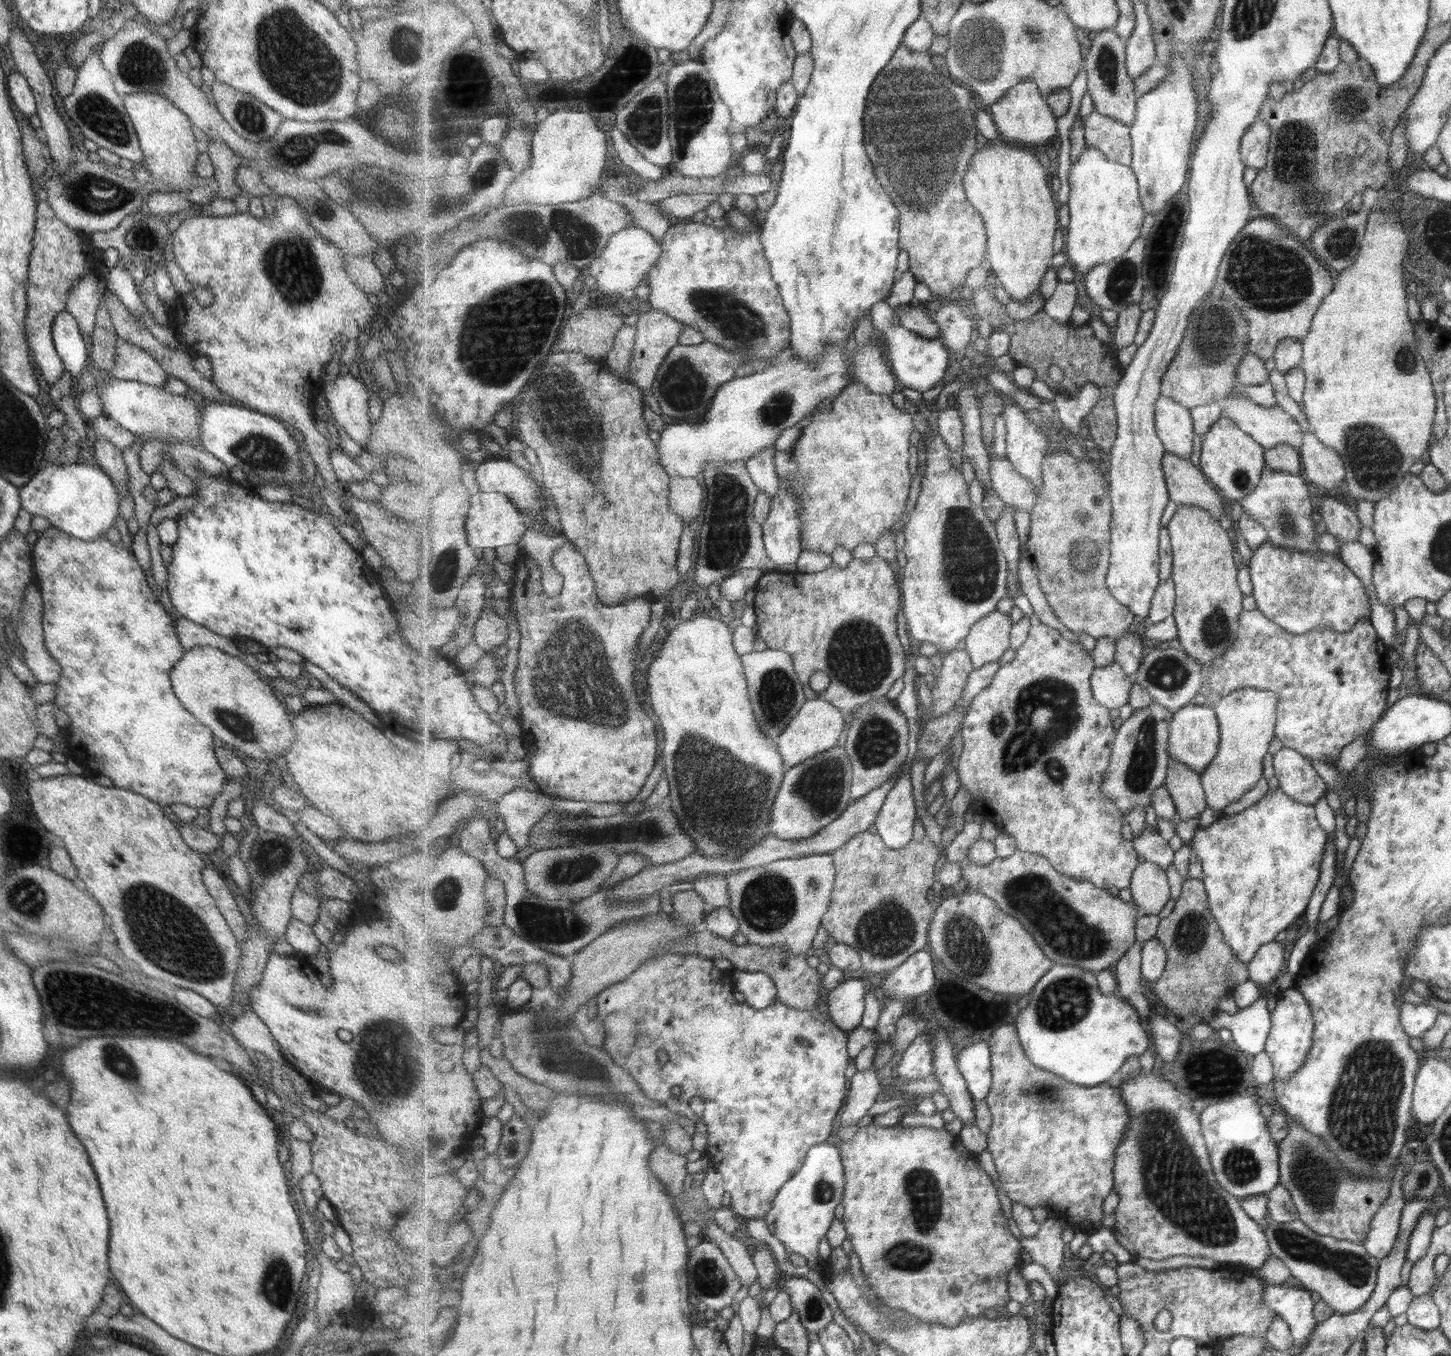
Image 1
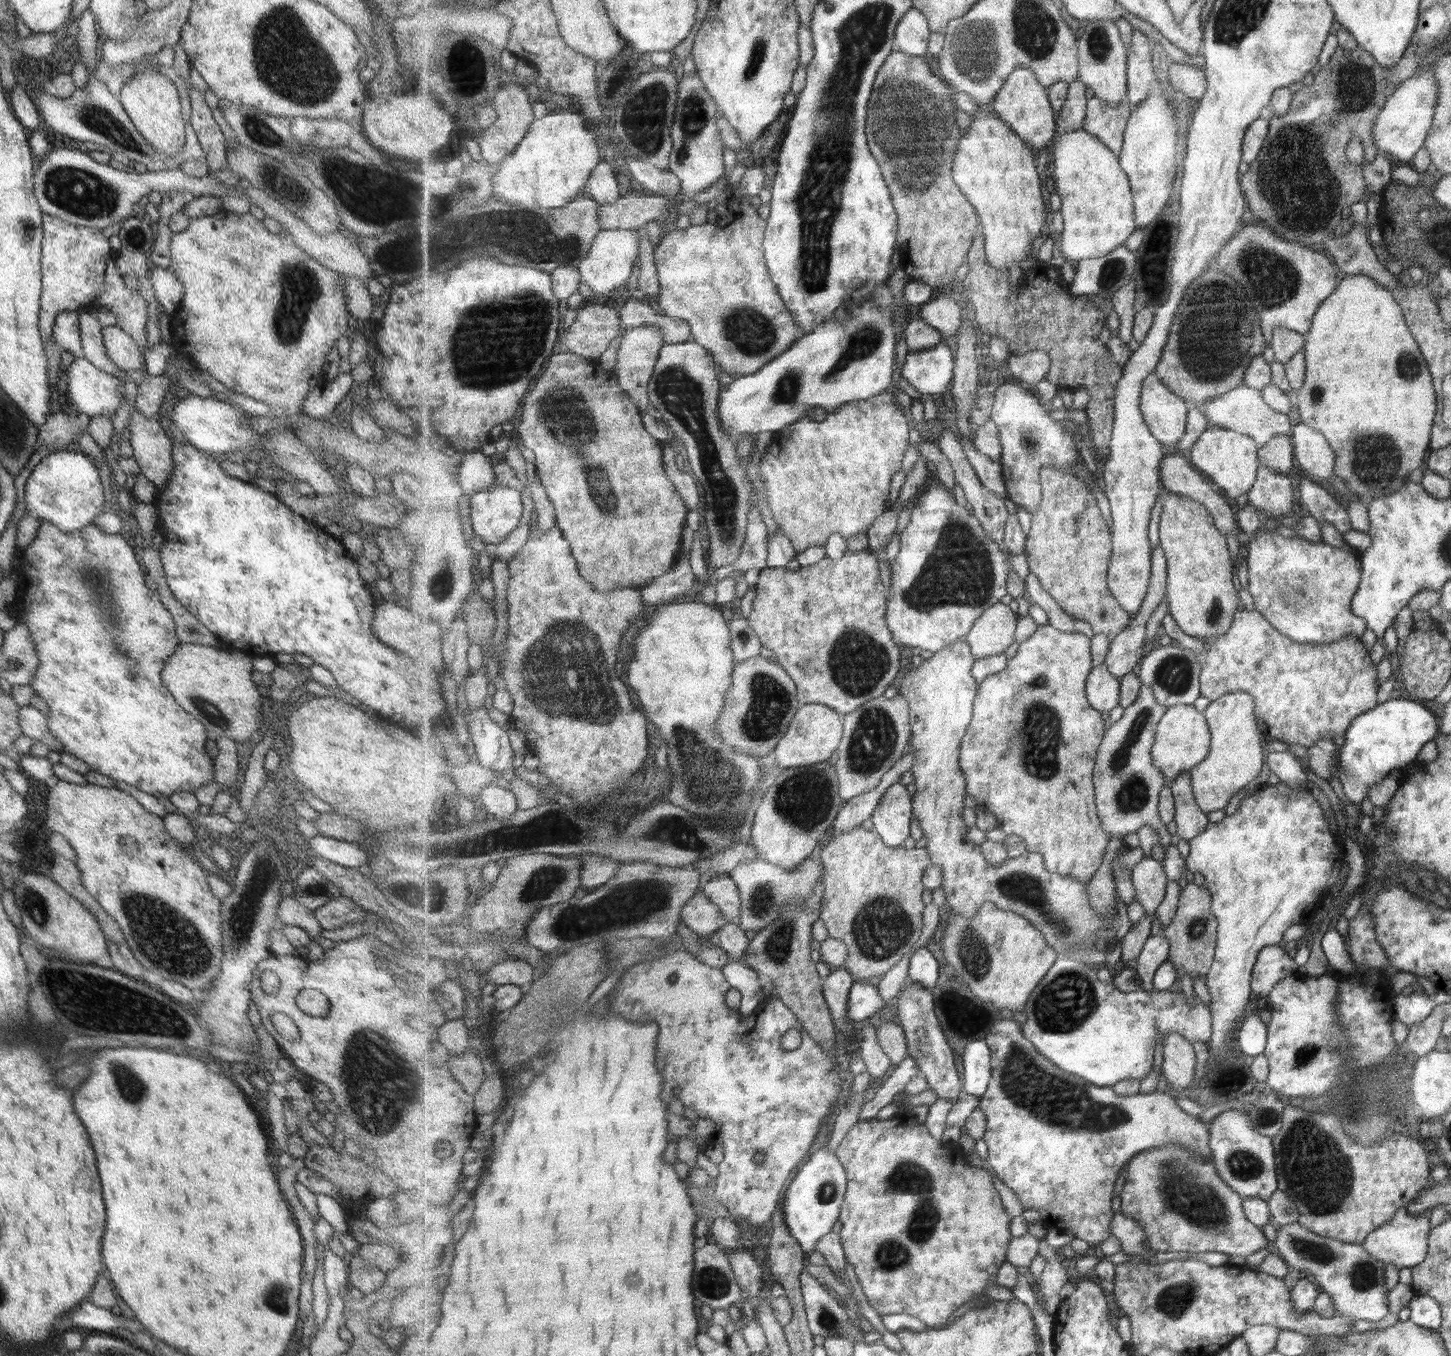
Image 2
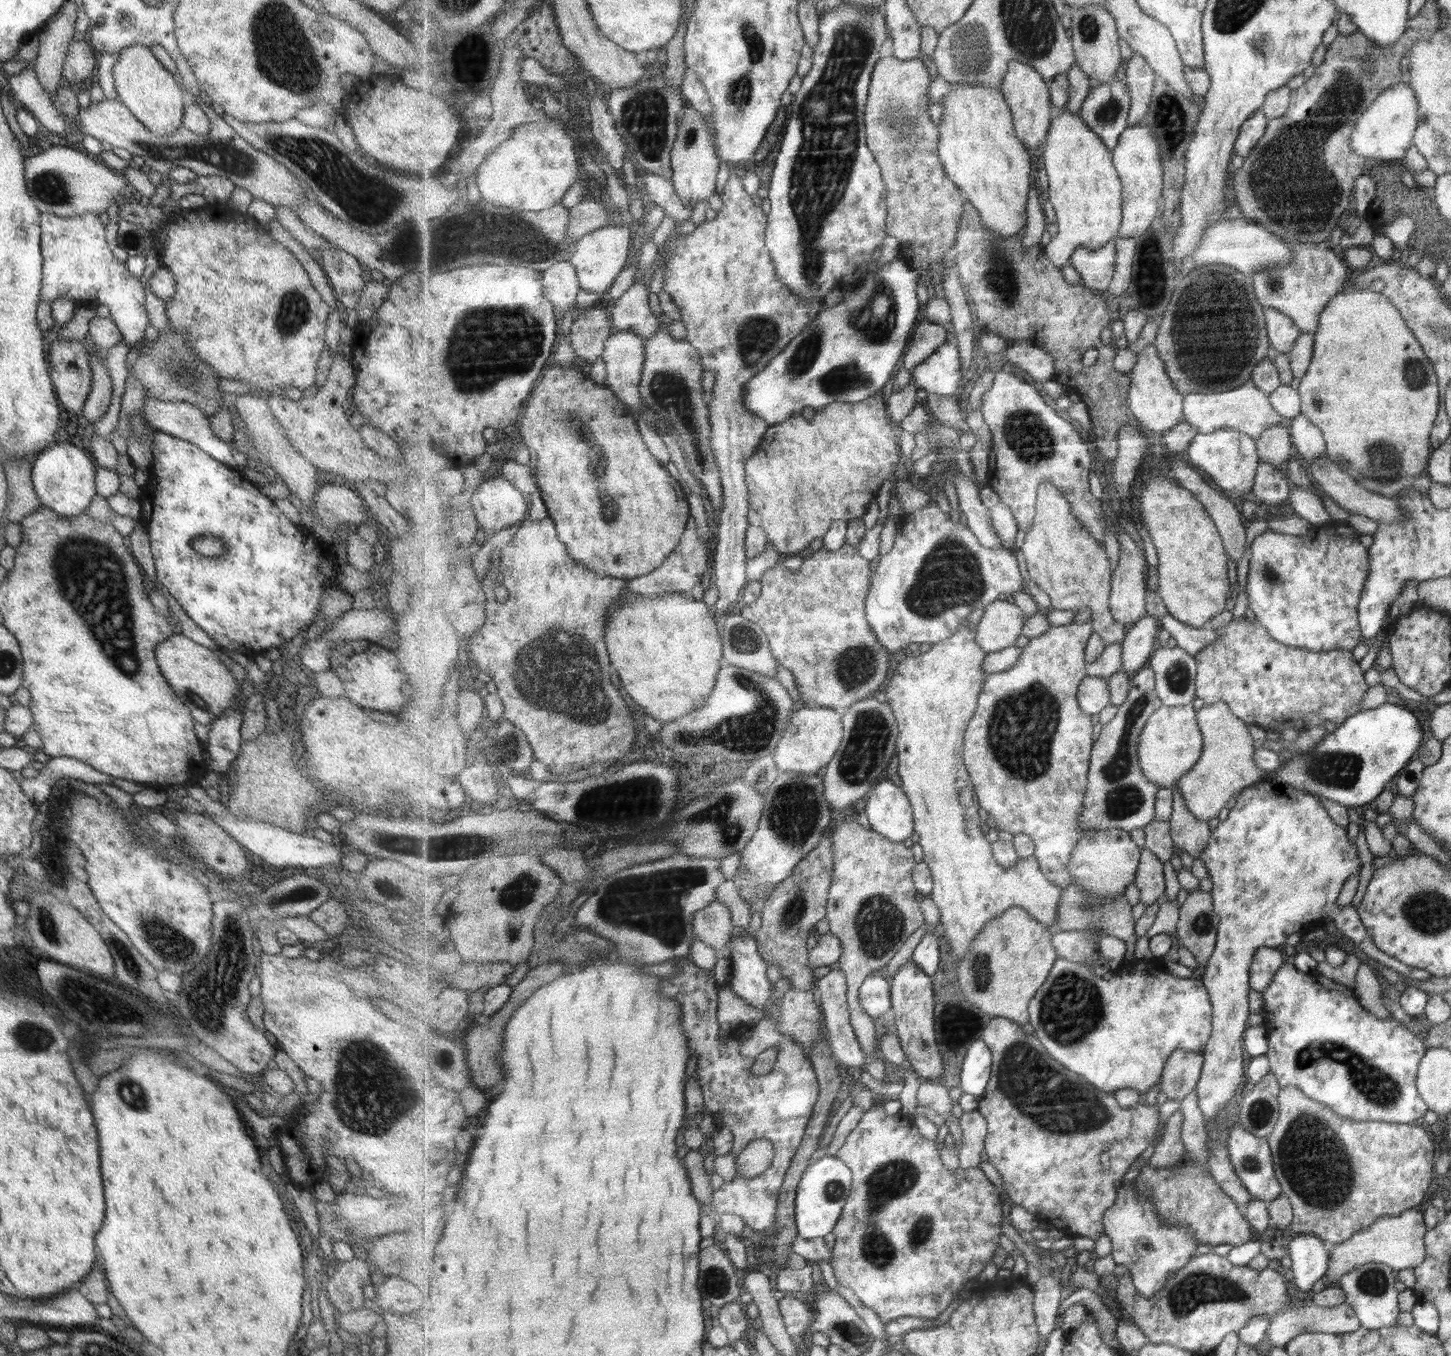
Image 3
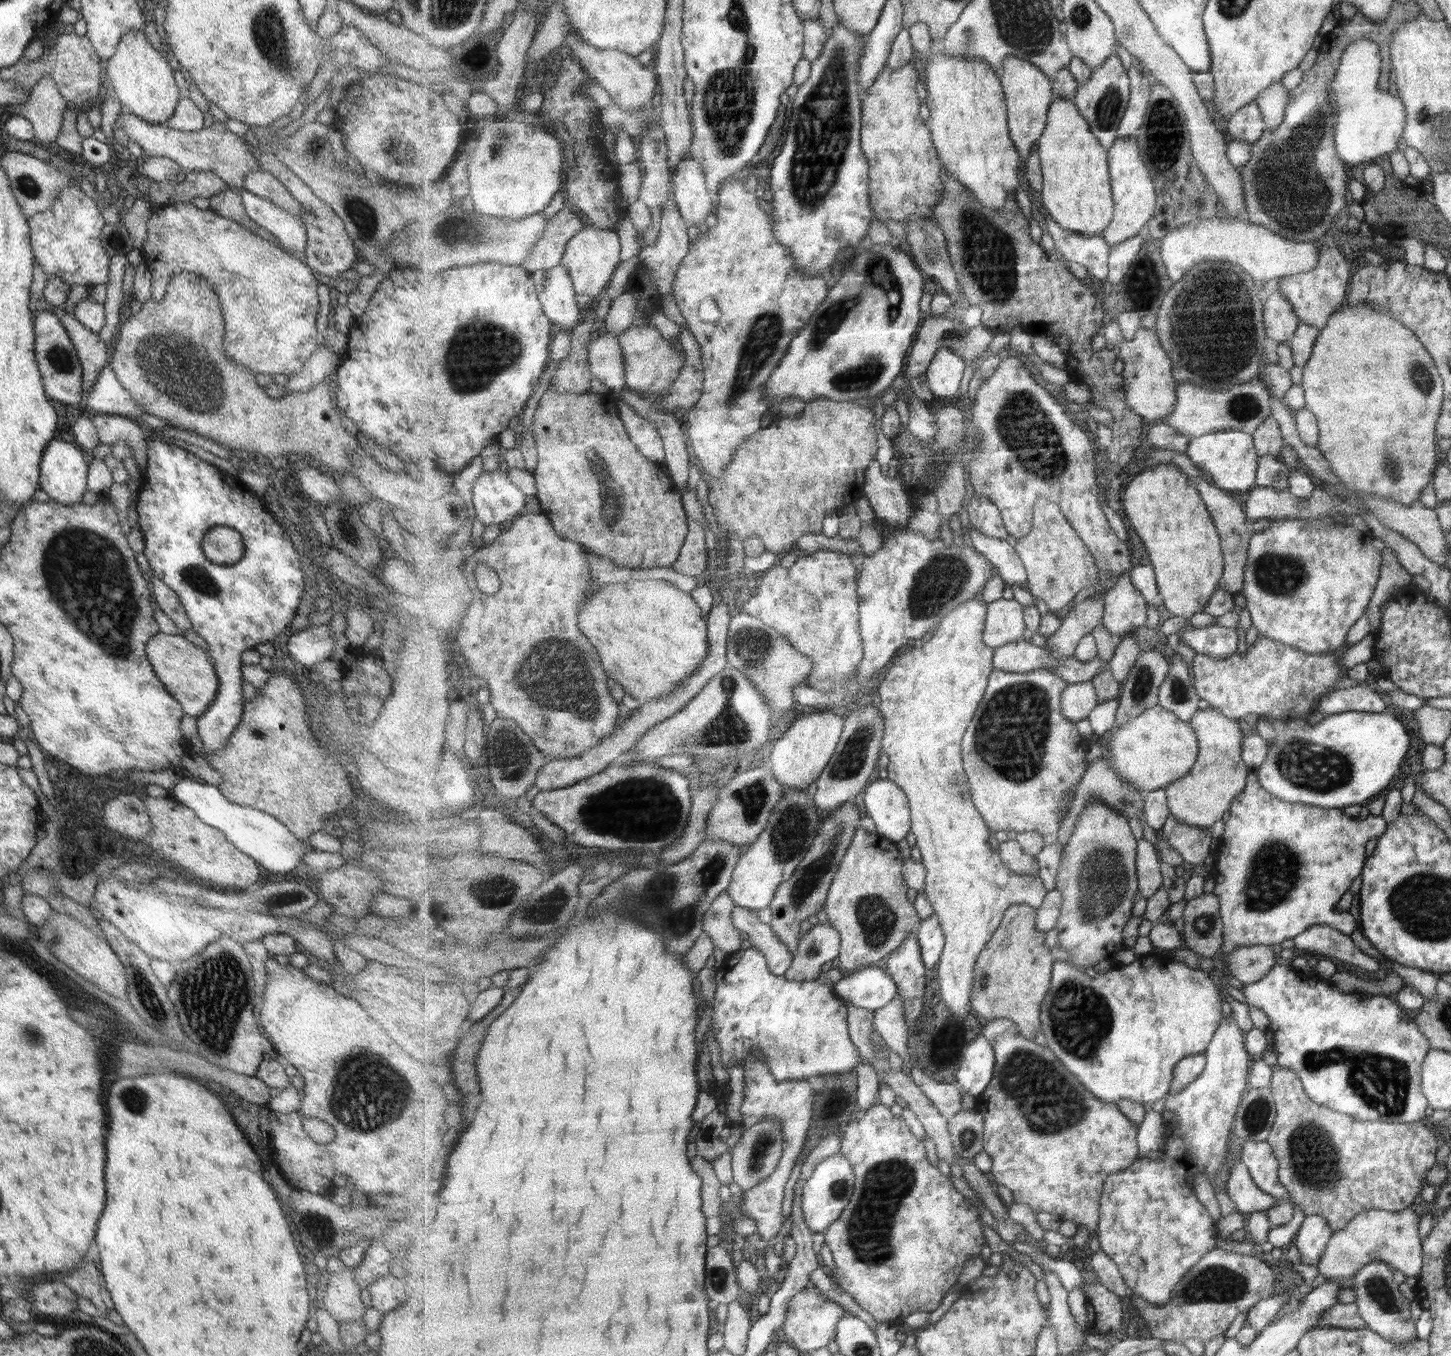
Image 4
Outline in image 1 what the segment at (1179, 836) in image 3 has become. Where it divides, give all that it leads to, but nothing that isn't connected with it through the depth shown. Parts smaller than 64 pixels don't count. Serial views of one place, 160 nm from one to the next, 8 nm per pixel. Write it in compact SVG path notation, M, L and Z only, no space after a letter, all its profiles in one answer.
M1171 757L1165 785L1170 790L1181 821L1200 818L1199 814L1208 804L1202 776L1198 772Z

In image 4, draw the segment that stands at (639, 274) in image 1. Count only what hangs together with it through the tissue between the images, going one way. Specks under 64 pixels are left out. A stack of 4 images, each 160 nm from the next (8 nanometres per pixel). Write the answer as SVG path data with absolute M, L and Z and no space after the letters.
M587 223L586 227L582 228L567 243L561 265L570 270L569 274L573 279L576 294L587 294L593 299L598 299L605 293L613 278L613 272L621 261L622 240L618 231L602 229Z

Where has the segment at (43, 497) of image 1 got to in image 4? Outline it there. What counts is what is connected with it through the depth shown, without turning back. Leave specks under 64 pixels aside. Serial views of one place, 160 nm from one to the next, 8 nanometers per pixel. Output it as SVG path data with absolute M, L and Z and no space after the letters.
M51 439L44 448L39 463L39 489L47 497L59 504L81 503L81 497L87 491L86 477L88 469L88 456L71 443Z

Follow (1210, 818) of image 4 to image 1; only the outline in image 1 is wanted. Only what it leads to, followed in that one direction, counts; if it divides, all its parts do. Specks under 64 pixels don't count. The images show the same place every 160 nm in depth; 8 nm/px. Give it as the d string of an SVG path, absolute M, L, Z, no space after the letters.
M1245 687L1222 696L1213 705L1214 713L1219 714L1219 726L1223 726L1223 746L1218 746L1219 758L1214 758L1206 772L1201 774L1202 785L1206 791L1206 801L1212 810L1221 813L1229 802L1241 798L1261 778L1261 760L1267 754L1269 740L1273 738L1276 704L1278 704L1278 696L1273 691Z

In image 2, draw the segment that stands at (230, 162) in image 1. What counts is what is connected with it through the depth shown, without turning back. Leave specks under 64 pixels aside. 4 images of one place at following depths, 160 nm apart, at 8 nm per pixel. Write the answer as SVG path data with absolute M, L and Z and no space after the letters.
M191 84L188 90L190 98L191 114L189 117L190 124L196 139L203 150L208 172L219 172L226 166L226 140L223 137L217 123L211 117L210 108L207 107L203 99L204 92L198 90Z

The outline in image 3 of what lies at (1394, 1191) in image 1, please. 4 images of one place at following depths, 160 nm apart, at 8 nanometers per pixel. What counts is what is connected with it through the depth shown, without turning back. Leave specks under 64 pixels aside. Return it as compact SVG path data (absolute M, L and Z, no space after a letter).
M1413 1208L1403 1210L1397 1216L1380 1216L1367 1228L1355 1232L1347 1240L1329 1246L1329 1262L1324 1272L1327 1283L1333 1283L1355 1267L1376 1262L1390 1266L1395 1272L1404 1268L1415 1268L1424 1258L1424 1232L1422 1212Z

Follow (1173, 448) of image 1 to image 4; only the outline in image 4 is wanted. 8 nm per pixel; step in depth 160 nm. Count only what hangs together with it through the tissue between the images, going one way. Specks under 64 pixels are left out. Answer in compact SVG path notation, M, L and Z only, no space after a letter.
M1141 327L1134 340L1121 342L1119 346L1121 346L1119 358L1125 361L1122 376L1124 377L1127 405L1149 424L1164 421L1177 407L1179 383L1174 378L1173 362L1163 349L1156 329Z

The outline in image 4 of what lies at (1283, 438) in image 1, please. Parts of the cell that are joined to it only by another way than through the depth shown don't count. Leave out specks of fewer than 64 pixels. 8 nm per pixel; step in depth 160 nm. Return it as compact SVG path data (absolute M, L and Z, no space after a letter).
M1256 375L1249 383L1227 389L1205 389L1191 382L1178 384L1177 407L1164 421L1191 439L1217 431L1243 431L1245 434L1254 434L1255 429L1270 416L1269 394L1259 380Z

